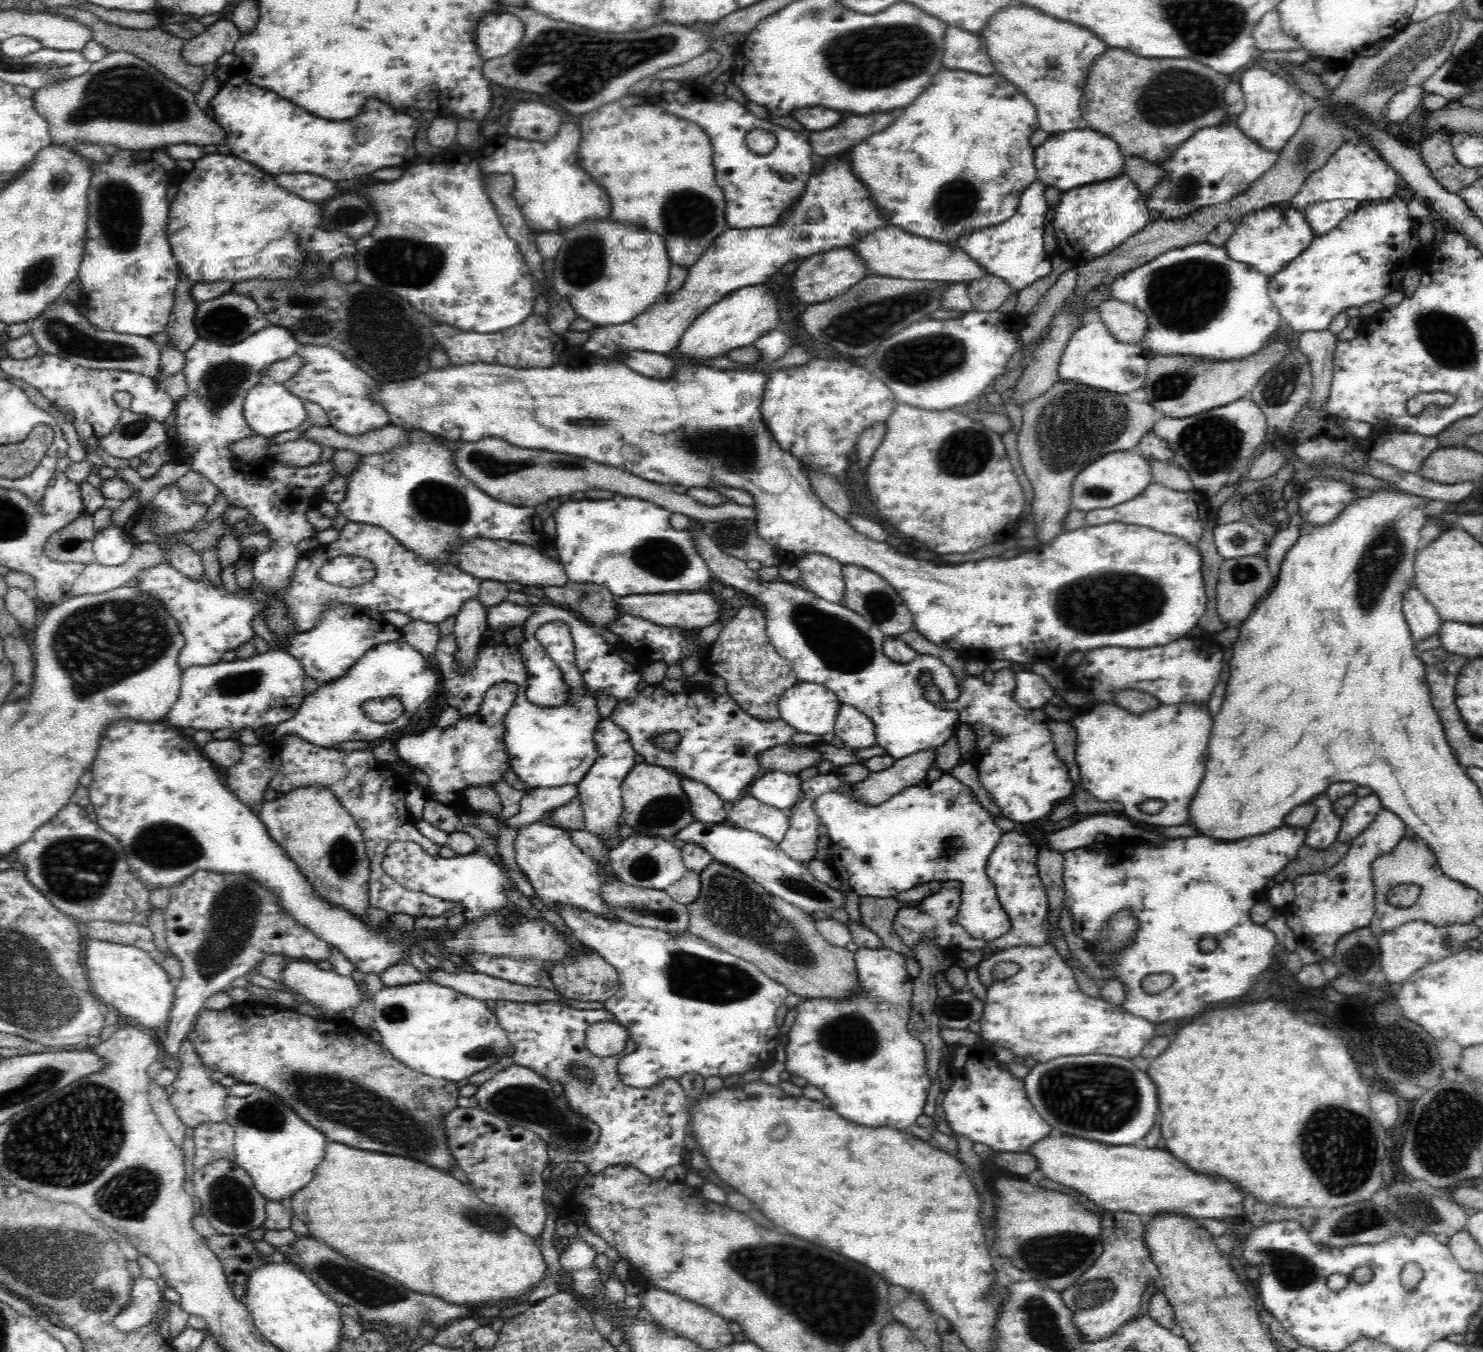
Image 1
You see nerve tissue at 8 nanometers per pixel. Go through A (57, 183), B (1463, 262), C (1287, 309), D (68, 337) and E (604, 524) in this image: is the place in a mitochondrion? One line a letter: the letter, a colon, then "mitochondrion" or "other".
A: other
B: other
C: other
D: mitochondrion
E: other

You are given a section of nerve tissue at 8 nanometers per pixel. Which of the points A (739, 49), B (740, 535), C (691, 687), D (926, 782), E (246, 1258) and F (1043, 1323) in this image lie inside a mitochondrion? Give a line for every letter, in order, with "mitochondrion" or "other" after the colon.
A: other
B: mitochondrion
C: other
D: other
E: other
F: mitochondrion

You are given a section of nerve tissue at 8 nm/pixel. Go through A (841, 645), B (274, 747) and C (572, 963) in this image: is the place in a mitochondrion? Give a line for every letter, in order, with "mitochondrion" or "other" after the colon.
A: mitochondrion
B: other
C: other

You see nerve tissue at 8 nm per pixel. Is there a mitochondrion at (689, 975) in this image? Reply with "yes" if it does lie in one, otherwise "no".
yes

